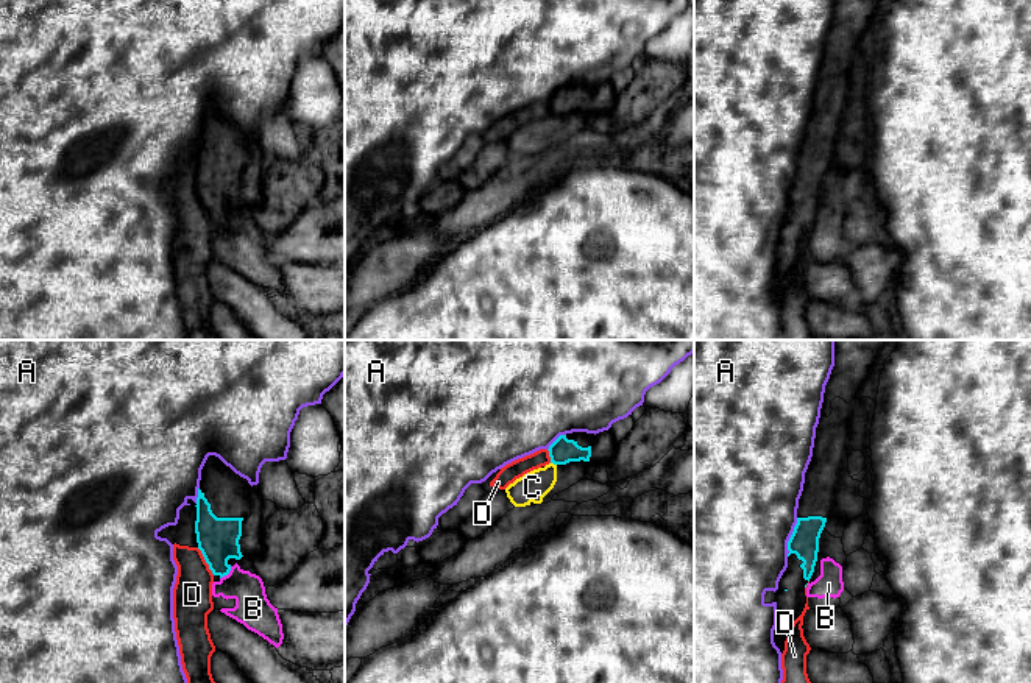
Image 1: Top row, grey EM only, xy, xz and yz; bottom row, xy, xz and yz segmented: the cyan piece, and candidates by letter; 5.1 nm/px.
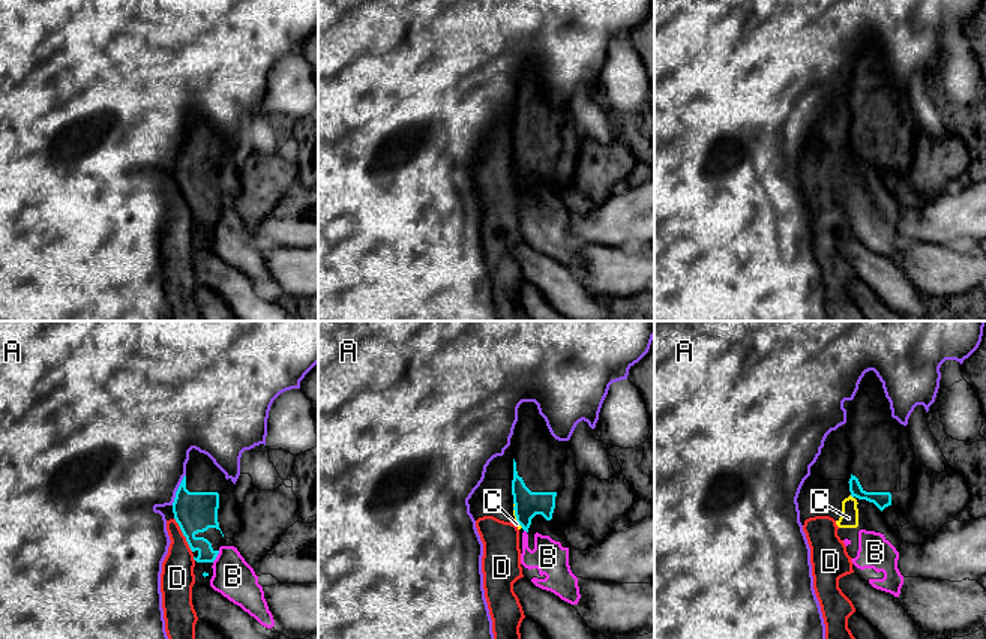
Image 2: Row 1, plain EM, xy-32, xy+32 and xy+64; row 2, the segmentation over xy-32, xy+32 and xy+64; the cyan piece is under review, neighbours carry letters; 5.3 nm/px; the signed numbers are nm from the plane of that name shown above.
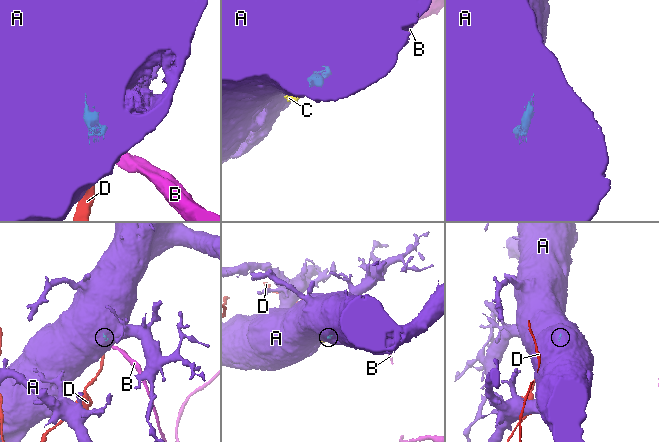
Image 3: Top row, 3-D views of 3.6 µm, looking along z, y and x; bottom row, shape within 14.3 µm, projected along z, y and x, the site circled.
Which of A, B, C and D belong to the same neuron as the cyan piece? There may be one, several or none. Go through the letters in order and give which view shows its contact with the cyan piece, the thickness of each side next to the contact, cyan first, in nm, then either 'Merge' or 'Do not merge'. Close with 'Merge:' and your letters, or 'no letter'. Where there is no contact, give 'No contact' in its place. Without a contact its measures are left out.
A: Touches cyan in yz. Thickness 150 nm (cyan) against 480 nm. Do not merge
B: Touches cyan in xy. Thickness 220 nm (cyan) against 180 nm. Do not merge
C: Touches cyan in xz. Thickness 140 nm (cyan) against 160 nm. Do not merge
D: Touches cyan in xy. Thickness 220 nm (cyan) against 200 nm. Do not merge
Merge: no letter

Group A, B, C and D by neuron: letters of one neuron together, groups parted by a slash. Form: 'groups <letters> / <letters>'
groups A / B C / D

